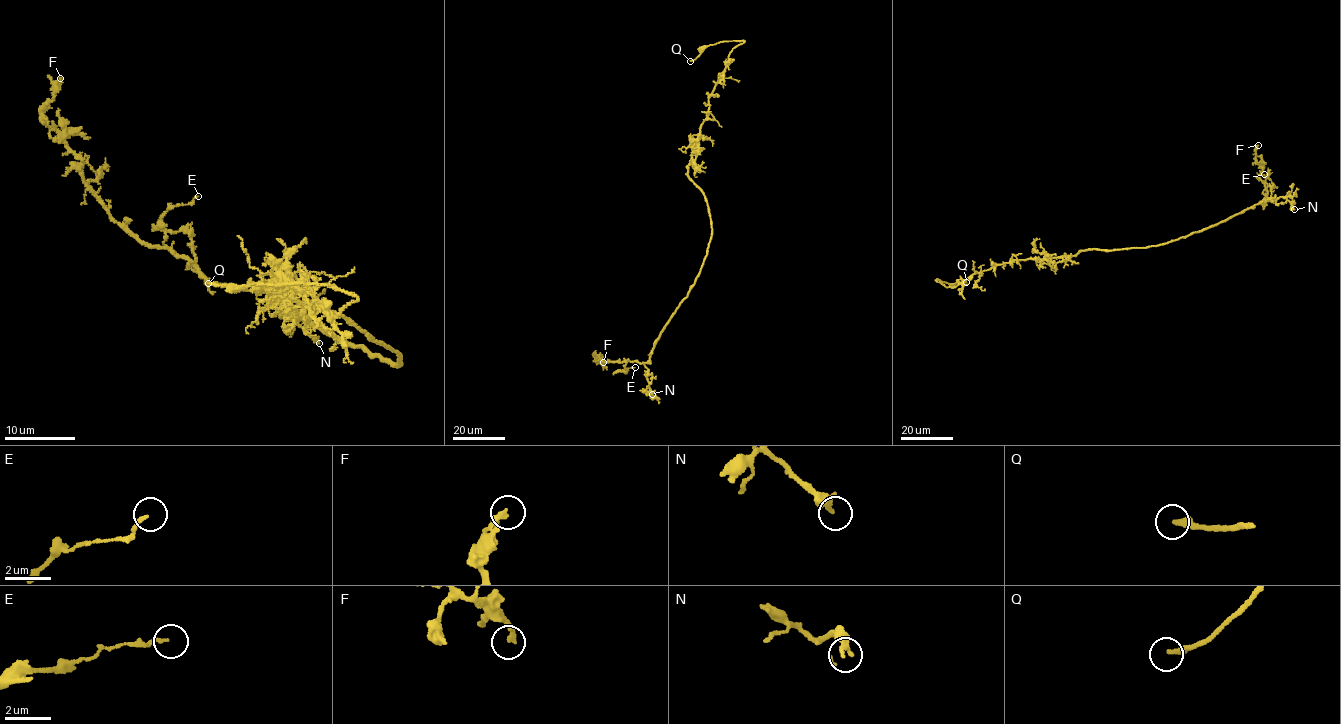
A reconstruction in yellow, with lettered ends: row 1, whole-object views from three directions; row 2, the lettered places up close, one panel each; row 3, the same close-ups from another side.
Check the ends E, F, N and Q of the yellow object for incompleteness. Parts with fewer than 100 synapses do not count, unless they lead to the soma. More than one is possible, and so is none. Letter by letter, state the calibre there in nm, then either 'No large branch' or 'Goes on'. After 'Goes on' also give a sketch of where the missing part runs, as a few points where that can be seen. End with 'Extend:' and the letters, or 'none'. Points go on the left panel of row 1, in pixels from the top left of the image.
E: Thickness 140 nm. No large branch
F: Thickness 190 nm. No large branch
N: Thickness 180 nm. No large branch
Q: Thickness 240 nm. Goes on. Course of what is missing: (208, 283), (180, 279), (167, 273)
Extend: Q

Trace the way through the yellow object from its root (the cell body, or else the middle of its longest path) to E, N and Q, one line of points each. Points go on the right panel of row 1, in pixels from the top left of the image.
E: (1125, 248), (1173, 241), (1224, 222), (1256, 204), (1264, 205), (1274, 187), (1264, 174)
N: (1125, 248), (1155, 246), (1185, 237), (1268, 199), (1284, 197), (1292, 203), (1294, 209)
Q: (1125, 248), (1090, 249), (1068, 257), (1015, 259), (977, 272), (953, 287), (935, 280), (954, 284), (966, 282)

